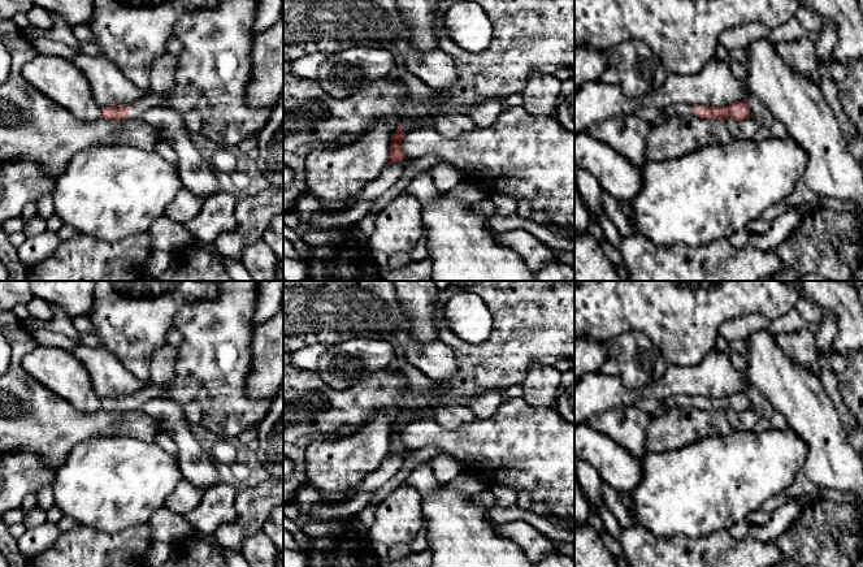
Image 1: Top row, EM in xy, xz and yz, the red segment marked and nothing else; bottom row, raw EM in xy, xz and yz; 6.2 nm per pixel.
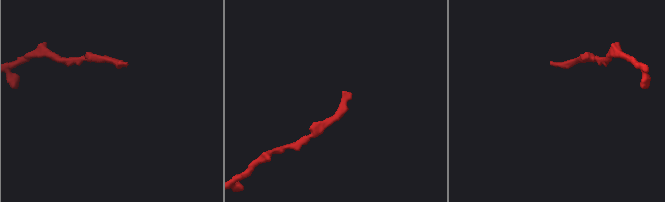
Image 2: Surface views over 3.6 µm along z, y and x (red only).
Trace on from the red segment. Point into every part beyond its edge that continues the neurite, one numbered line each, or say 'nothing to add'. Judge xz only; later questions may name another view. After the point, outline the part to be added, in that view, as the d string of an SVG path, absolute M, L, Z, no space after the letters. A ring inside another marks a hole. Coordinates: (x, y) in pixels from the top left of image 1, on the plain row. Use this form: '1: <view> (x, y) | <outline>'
nothing to add

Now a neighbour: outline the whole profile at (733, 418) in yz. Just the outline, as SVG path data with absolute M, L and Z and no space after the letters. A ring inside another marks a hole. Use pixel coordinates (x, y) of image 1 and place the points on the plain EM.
M727 408L727 410L721 411L721 414L728 419L728 421L732 427L732 432L742 430L740 427L741 414L736 412L732 408Z

